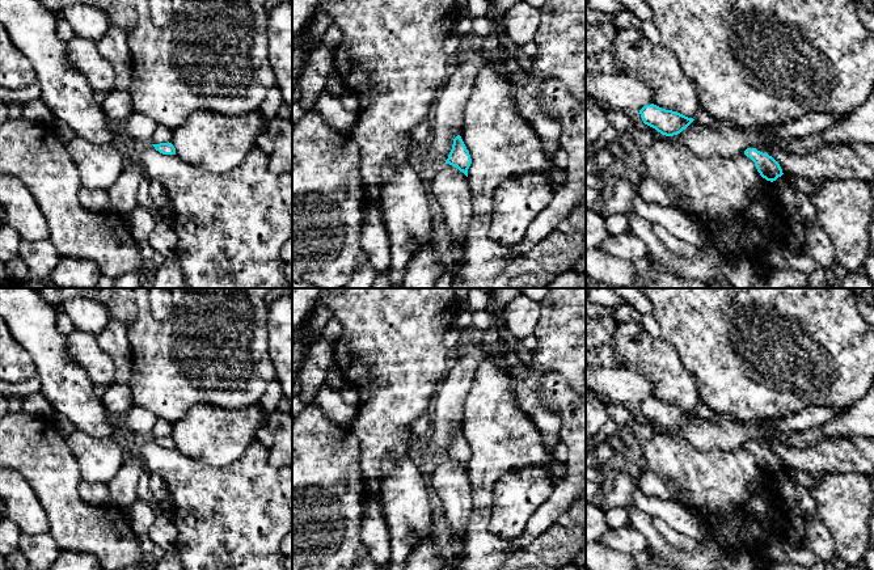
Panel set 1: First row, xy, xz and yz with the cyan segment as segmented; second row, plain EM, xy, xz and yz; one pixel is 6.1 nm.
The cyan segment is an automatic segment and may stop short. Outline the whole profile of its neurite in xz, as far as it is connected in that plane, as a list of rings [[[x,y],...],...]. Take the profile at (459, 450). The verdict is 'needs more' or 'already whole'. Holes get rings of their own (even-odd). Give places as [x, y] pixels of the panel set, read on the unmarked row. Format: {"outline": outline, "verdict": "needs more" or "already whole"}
{"outline": [[[460,428],[453,432],[452,443],[446,457],[457,461],[468,470],[468,463],[472,457],[472,452]]], "verdict": "already whole"}

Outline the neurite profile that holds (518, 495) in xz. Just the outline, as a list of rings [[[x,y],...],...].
[[[527,466],[503,476],[494,489],[489,529],[497,537],[516,540],[528,519],[549,498],[554,480],[542,466]]]

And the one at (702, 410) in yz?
[[[700,401],[696,405],[693,413],[697,414],[701,419],[706,419],[706,421],[717,421],[723,418],[719,413],[714,411],[706,404]]]

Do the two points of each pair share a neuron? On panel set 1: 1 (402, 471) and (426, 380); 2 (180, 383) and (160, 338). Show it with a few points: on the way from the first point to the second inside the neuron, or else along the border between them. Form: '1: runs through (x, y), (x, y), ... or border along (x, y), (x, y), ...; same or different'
1: border along (409, 455), (388, 455), (381, 476); different
2: runs through (173, 372), (167, 355), (160, 349); same

